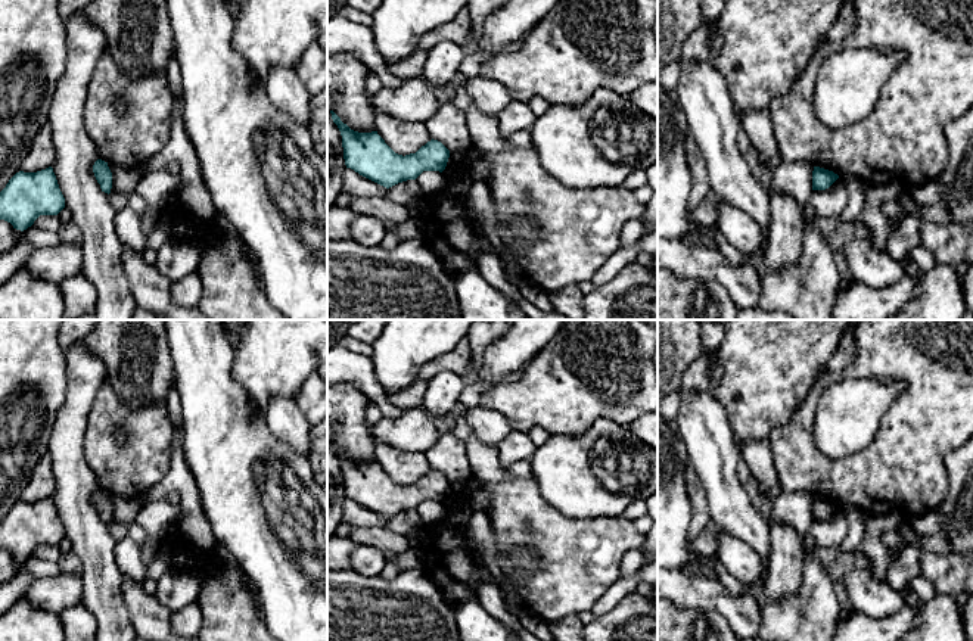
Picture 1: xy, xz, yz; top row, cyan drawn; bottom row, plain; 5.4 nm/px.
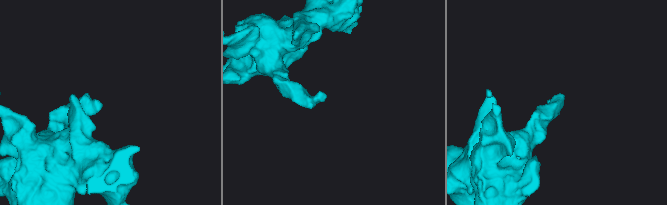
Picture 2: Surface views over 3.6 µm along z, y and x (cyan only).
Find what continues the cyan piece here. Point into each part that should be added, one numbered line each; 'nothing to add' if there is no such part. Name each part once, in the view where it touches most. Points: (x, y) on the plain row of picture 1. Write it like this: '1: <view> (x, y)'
nothing to add

